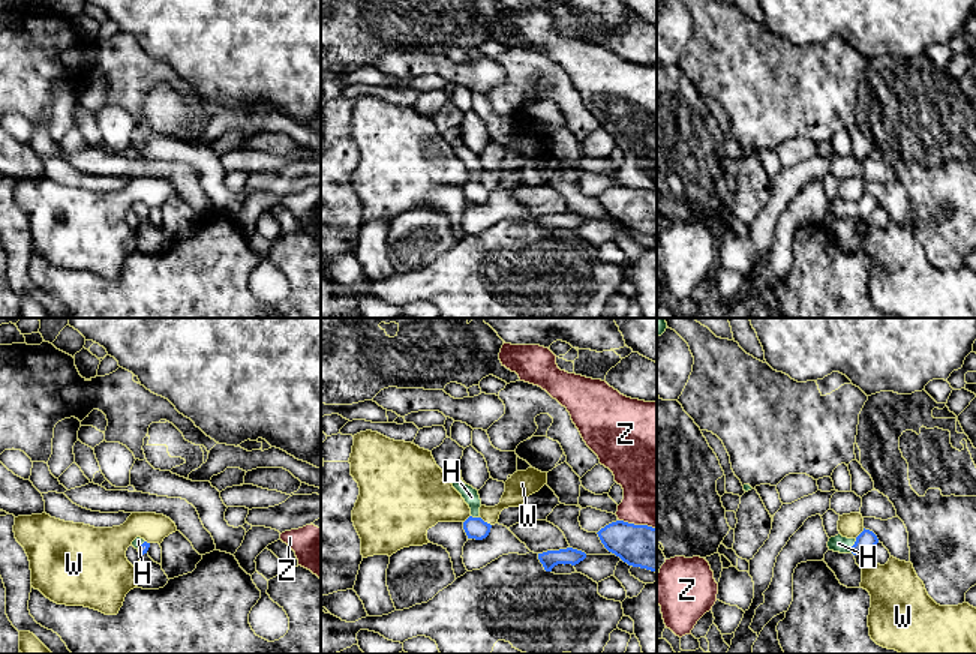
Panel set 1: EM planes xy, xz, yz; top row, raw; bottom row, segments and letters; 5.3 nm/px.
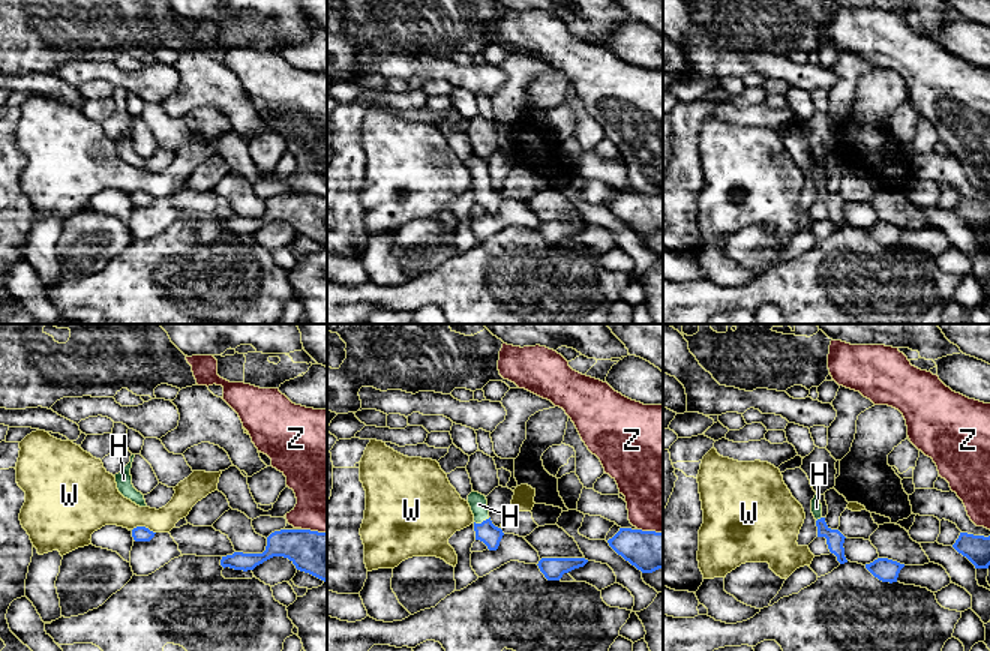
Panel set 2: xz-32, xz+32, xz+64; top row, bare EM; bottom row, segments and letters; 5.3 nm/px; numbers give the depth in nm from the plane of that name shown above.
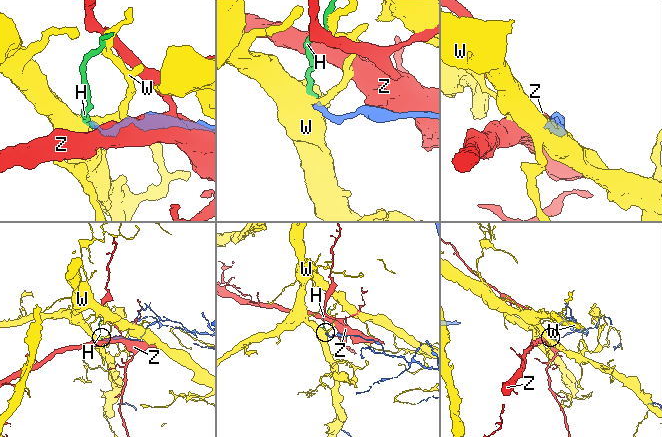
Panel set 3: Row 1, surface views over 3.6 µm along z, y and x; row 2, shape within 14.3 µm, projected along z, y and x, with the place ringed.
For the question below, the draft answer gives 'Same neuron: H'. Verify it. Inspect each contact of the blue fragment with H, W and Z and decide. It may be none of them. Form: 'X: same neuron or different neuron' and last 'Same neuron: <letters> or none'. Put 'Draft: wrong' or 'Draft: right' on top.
Draft: right
H: same neuron
W: different neuron
Z: different neuron
Same neuron: H

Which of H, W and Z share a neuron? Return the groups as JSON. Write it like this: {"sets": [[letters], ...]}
{"sets": [["H"], ["W"], ["Z"]]}

